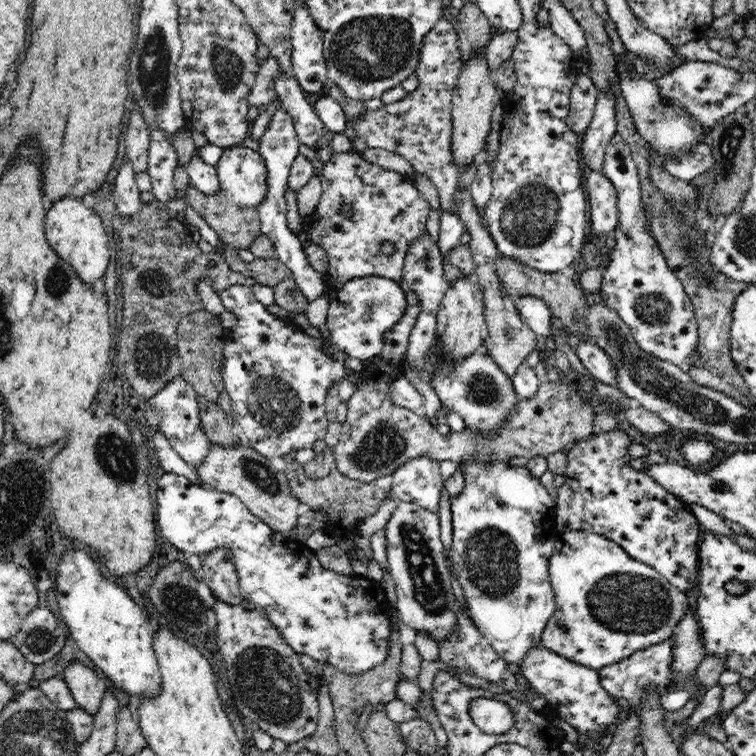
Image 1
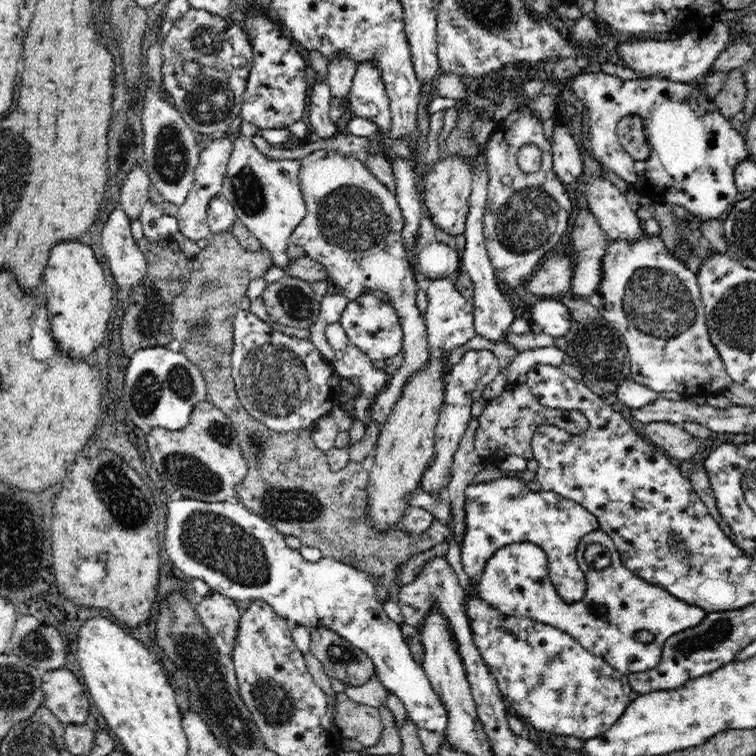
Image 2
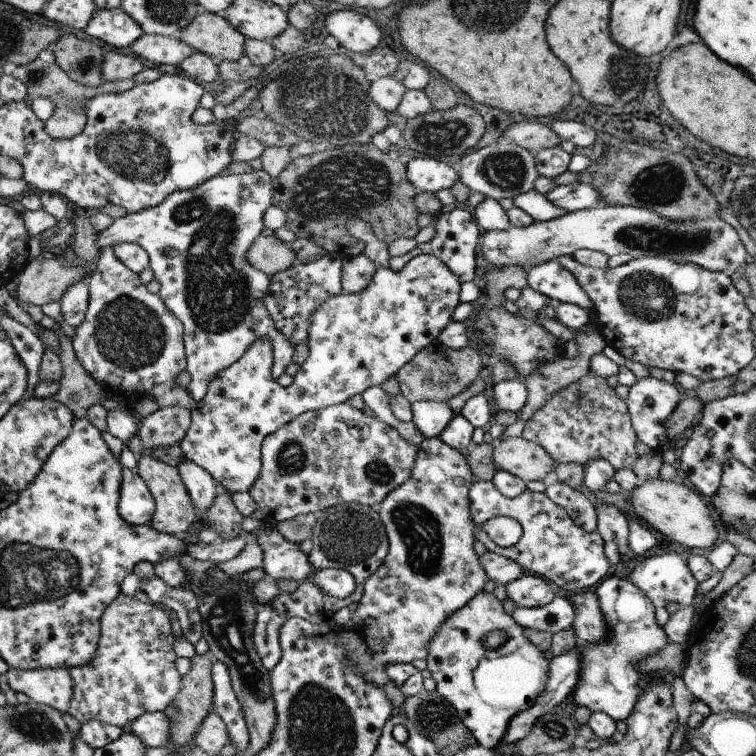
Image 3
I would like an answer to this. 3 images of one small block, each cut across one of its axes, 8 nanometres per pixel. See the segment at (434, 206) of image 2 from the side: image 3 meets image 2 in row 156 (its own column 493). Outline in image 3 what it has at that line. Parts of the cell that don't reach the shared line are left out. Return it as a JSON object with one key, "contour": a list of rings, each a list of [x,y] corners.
{"contour":[[[506,438],[494,441],[494,464],[498,471],[510,472],[524,480],[542,482],[552,472],[555,461],[538,444],[526,438]]]}

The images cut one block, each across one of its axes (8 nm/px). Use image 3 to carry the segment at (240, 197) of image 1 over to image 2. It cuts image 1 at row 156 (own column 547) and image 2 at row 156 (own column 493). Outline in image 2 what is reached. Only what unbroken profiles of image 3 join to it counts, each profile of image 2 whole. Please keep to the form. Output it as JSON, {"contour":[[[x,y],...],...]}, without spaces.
{"contour":[[[236,136],[233,139],[234,146],[231,158],[227,164],[227,174],[224,178],[221,194],[227,196],[235,210],[236,216],[246,228],[260,241],[261,250],[270,255],[272,263],[286,271],[291,259],[287,254],[290,244],[289,236],[306,216],[306,203],[299,186],[300,160],[271,160],[260,153],[253,144],[251,138]]]}

